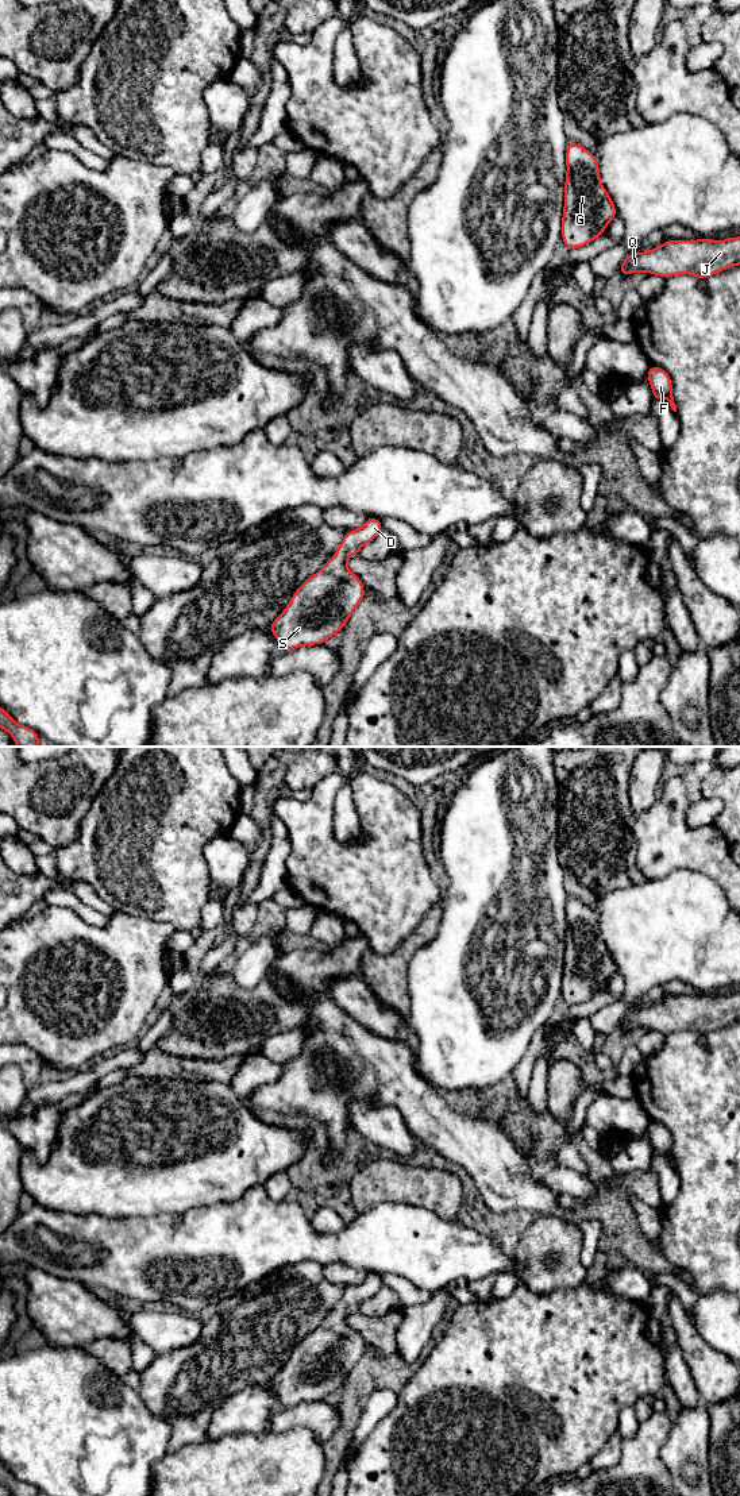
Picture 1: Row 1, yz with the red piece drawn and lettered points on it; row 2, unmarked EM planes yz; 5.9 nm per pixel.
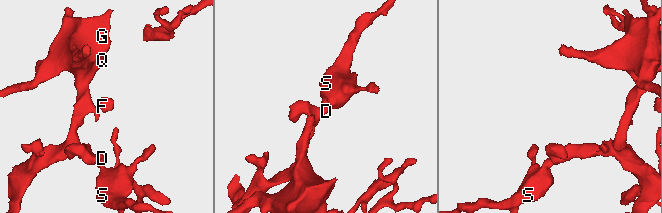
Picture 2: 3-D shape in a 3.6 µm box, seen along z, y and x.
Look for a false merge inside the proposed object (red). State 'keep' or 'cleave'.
keep

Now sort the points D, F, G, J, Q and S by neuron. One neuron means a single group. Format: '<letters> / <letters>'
D F G J Q S

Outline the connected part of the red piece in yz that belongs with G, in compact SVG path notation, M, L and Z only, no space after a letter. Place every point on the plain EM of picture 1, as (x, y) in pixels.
M569 898L566 922L562 999L571 1006L605 991L608 979L618 973L618 969L601 940L600 919L594 909L577 898Z

